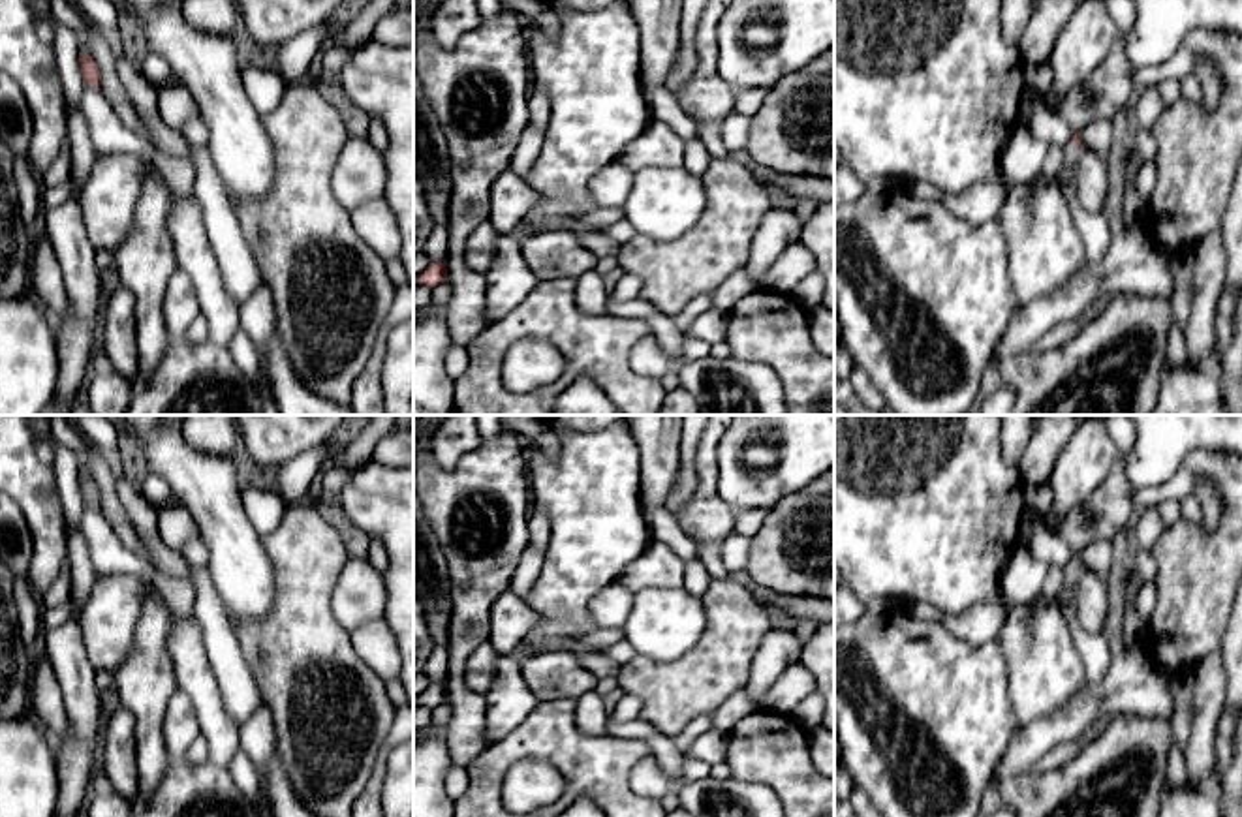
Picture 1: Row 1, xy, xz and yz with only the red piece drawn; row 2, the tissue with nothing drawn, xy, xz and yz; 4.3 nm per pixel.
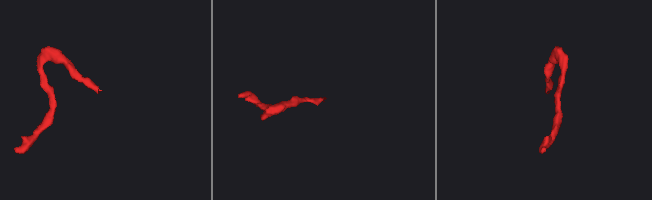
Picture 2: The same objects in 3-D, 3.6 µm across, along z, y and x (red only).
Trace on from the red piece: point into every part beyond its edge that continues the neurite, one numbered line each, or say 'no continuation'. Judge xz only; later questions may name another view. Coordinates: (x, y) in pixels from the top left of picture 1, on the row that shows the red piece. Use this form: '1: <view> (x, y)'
1: xz (620, 231)

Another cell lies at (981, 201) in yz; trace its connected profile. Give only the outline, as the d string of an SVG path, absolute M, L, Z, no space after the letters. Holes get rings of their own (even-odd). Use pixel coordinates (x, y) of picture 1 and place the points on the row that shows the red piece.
M1001 165L996 171L960 193L943 195L941 203L956 218L977 225L994 220L1007 197L1007 178Z

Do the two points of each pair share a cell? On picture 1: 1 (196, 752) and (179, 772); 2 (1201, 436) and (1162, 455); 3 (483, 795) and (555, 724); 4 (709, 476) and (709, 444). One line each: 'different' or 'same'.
1: different
2: same
3: same
4: same

